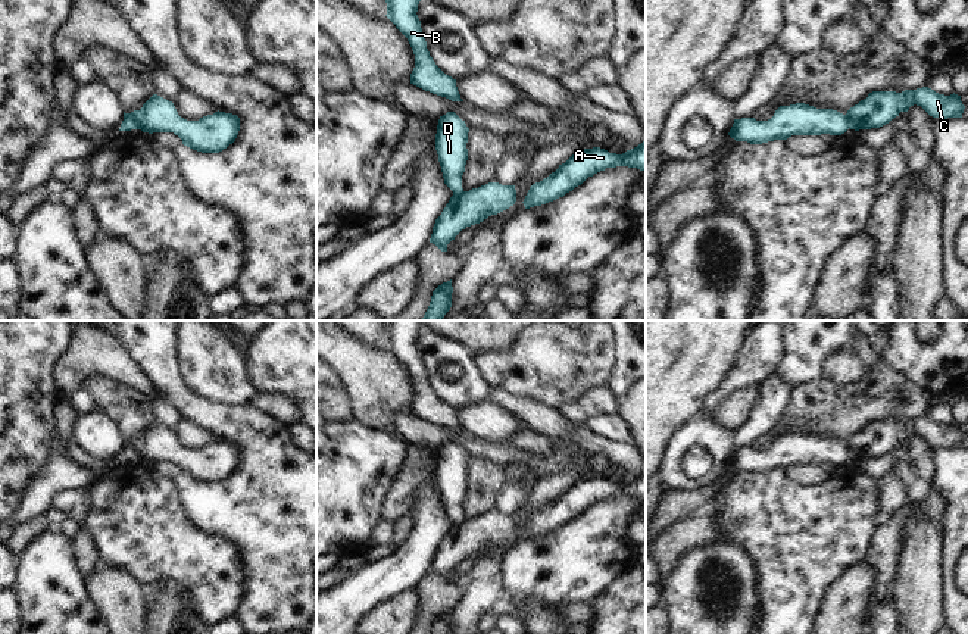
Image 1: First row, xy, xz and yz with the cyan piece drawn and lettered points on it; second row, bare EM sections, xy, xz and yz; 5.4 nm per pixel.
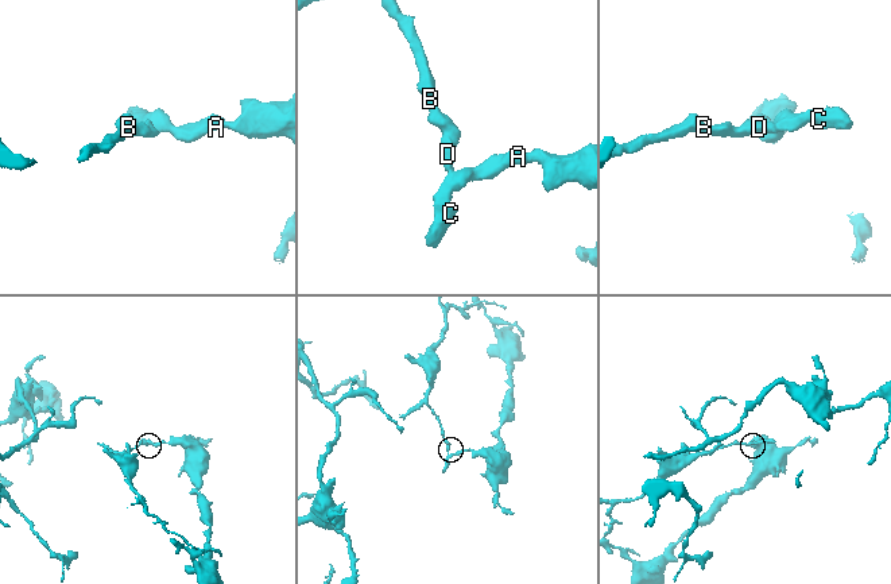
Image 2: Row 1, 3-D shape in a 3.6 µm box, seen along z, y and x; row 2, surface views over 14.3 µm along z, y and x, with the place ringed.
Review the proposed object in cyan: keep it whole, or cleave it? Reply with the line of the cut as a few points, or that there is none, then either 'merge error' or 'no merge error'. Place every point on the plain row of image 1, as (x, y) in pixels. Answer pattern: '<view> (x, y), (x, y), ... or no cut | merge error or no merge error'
xy (124, 447), (128, 447), (136, 458) | merge error

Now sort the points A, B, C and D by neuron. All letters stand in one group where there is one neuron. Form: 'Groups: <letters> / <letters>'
Groups: A C / B D.

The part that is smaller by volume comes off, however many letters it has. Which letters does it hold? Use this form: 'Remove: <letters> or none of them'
Remove: B, D.

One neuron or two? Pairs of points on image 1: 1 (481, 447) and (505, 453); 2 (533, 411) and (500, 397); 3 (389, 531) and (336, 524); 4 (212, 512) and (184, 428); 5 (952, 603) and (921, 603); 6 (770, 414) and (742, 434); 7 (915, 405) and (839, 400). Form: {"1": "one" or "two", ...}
{"1": "one", "2": "one", "3": "two", "4": "two", "5": "two", "6": "one", "7": "one"}

